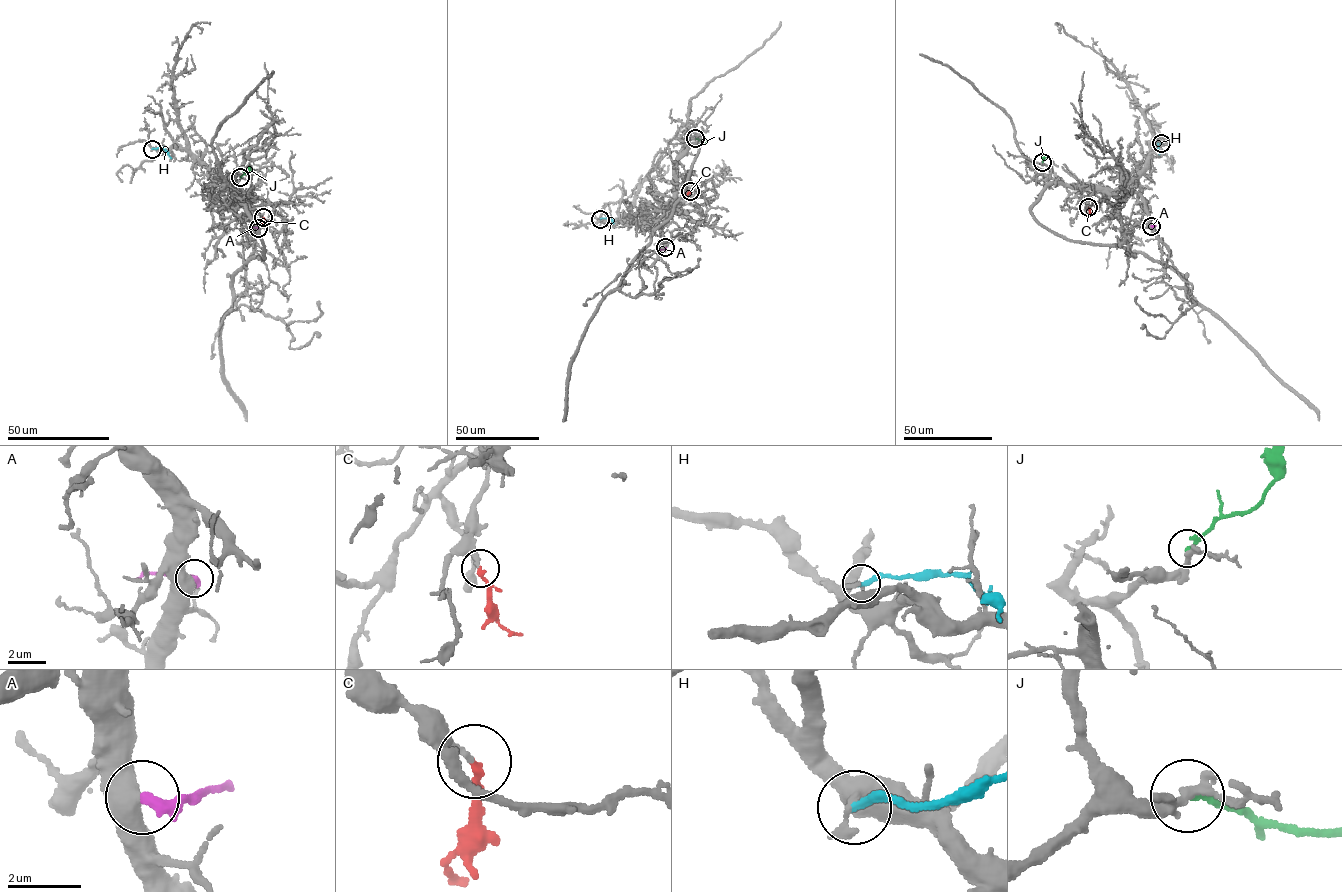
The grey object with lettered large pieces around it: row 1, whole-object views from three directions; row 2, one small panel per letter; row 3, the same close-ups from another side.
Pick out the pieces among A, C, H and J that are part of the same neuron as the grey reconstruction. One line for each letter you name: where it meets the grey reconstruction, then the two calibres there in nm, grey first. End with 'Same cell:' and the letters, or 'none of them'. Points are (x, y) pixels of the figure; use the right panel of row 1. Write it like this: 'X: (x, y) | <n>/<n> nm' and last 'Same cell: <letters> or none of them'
A: (1151, 226) | 650/320 nm
C: (1088, 207) | 200/200 nm
Same cell: A, C

